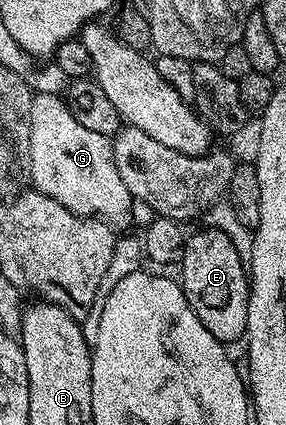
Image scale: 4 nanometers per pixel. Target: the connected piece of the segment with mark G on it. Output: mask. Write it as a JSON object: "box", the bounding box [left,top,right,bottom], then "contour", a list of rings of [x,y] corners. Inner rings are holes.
{"box":[29,93,135,231],"contour":[[[34,93],[31,103],[29,180],[36,192],[47,195],[80,217],[97,217],[122,231],[133,221],[135,202],[127,183],[119,179],[110,138],[90,131],[71,115],[66,98],[56,93]]]}

